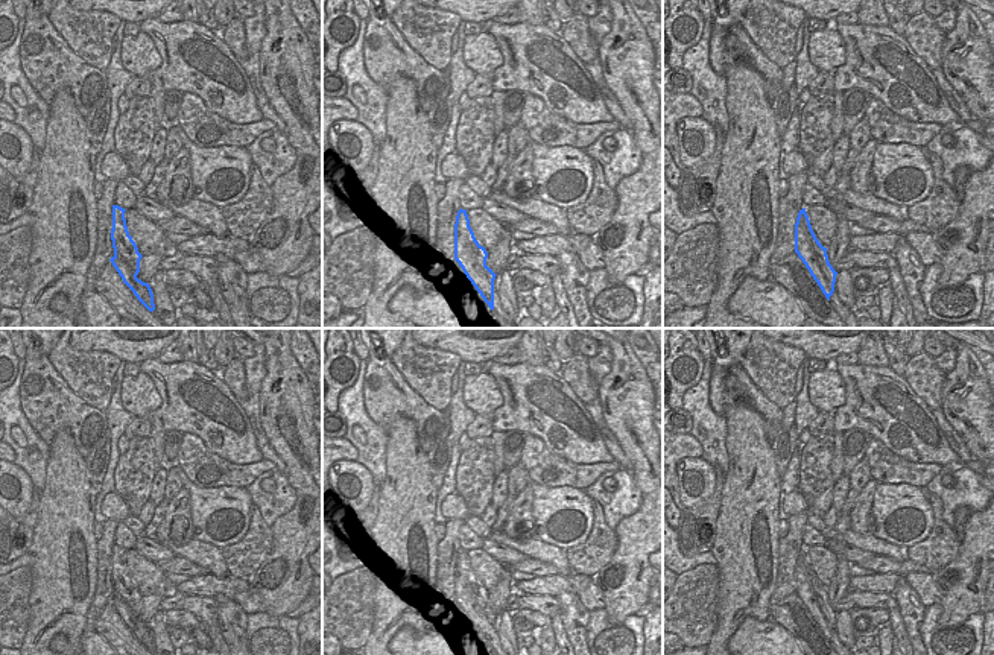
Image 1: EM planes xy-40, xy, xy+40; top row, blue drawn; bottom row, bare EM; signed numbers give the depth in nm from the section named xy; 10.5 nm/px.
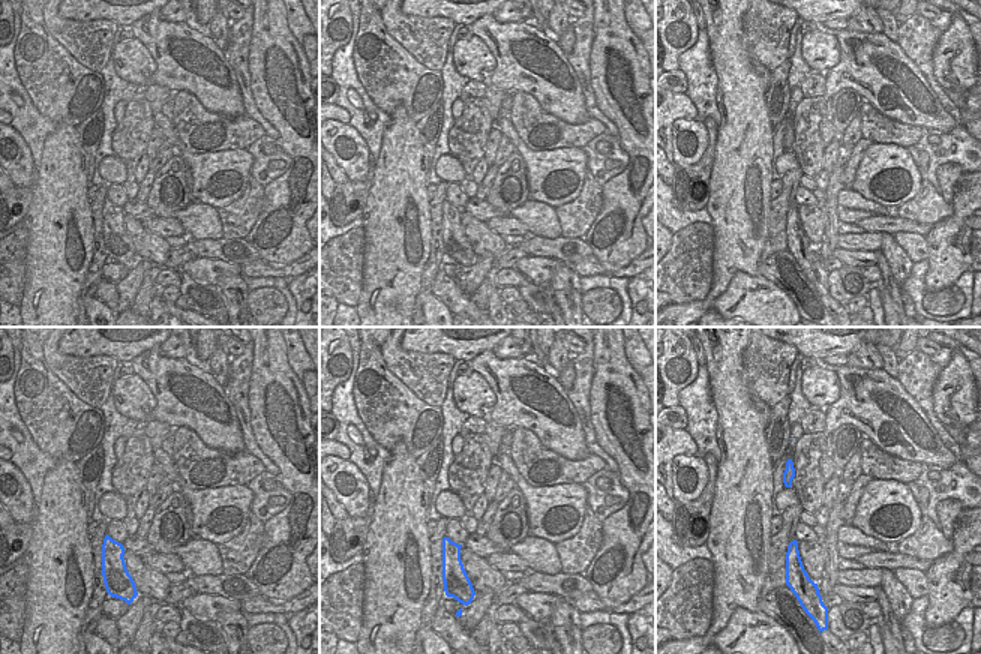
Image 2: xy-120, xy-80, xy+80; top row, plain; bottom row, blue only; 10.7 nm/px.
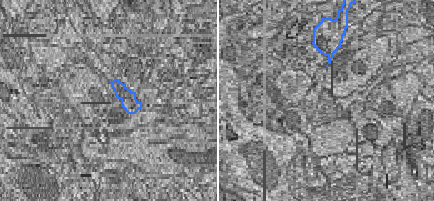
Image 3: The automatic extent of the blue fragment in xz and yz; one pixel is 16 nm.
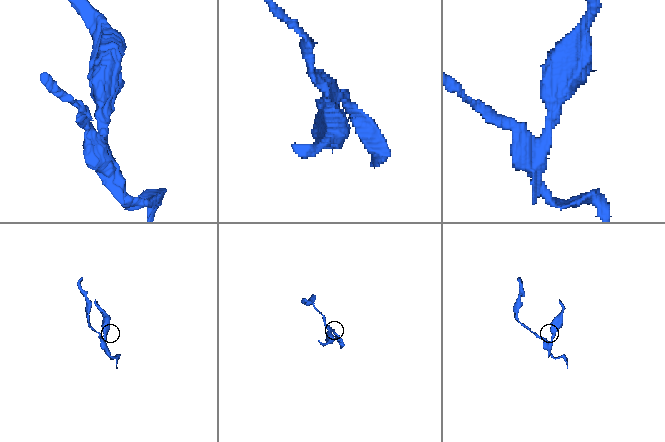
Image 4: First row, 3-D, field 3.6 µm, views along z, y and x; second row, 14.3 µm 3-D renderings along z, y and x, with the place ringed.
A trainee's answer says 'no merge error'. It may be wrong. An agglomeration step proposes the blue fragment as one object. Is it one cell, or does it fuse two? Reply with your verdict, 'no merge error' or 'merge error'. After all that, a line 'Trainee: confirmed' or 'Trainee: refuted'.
merge error
Trainee: refuted

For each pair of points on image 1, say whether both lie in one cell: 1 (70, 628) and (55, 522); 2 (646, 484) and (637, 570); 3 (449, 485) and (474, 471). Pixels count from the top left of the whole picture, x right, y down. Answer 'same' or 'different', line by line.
1: same
2: same
3: different

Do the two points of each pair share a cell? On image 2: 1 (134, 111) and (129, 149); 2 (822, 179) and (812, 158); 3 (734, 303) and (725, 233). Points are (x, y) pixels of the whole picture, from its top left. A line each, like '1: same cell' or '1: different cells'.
1: same cell
2: different cells
3: different cells

